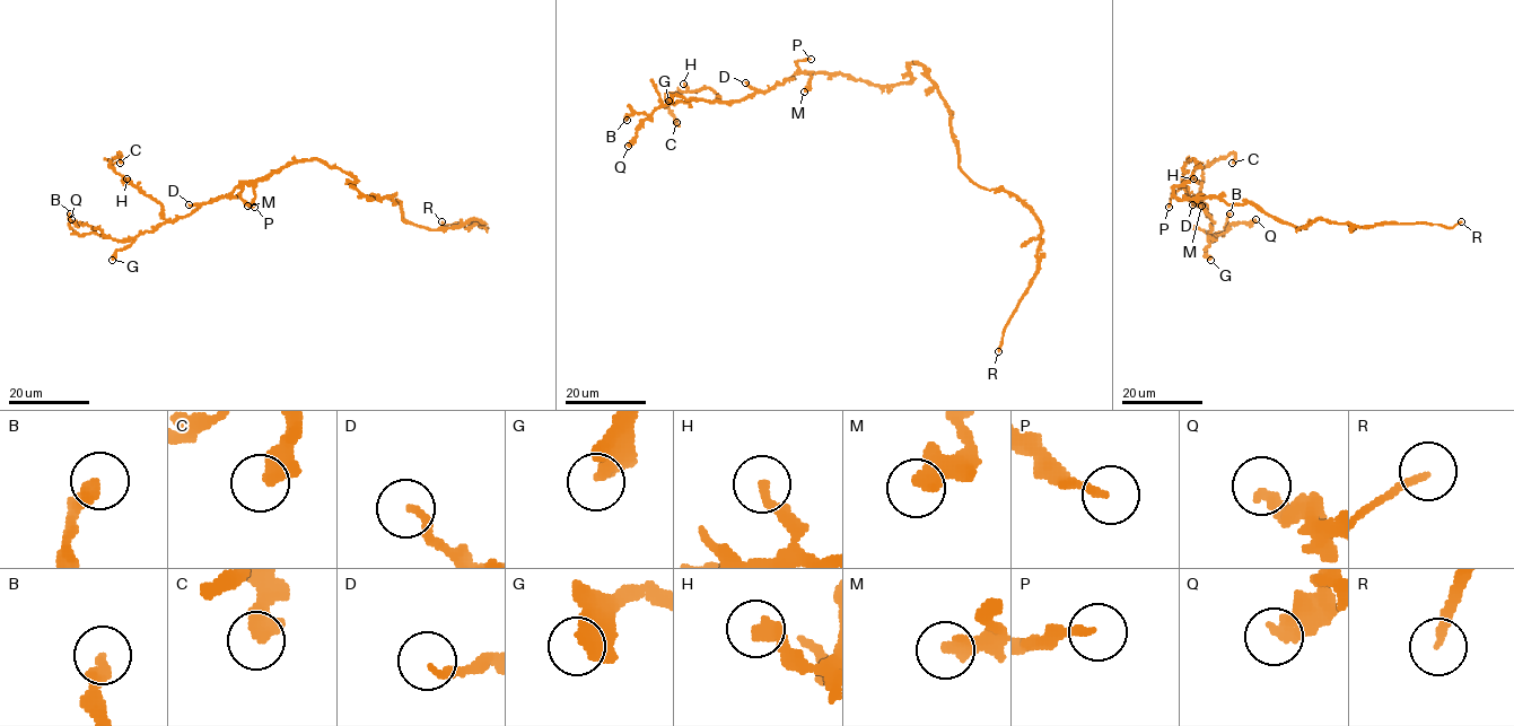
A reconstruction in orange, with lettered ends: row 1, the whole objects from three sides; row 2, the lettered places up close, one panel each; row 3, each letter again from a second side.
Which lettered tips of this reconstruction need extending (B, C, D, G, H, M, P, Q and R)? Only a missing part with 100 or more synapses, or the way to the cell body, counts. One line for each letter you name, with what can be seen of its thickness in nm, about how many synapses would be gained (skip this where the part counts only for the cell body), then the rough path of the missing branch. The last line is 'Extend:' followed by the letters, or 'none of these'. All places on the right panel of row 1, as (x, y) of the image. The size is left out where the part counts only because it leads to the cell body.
R: Thickness 180 nm. Roughly 250 synapses
Extend: R

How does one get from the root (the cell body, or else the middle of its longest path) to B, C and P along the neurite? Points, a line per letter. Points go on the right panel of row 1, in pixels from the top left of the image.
B: (1174, 192), (1192, 175), (1193, 159), (1183, 166), (1183, 185), (1211, 217), (1211, 241), (1224, 233), (1230, 213)
C: (1174, 192), (1193, 159), (1183, 185), (1211, 220), (1198, 198), (1202, 168), (1233, 152), (1232, 163)
P: (1174, 192), (1174, 186), (1192, 175), (1193, 159), (1183, 166), (1183, 182), (1172, 194), (1169, 207)

